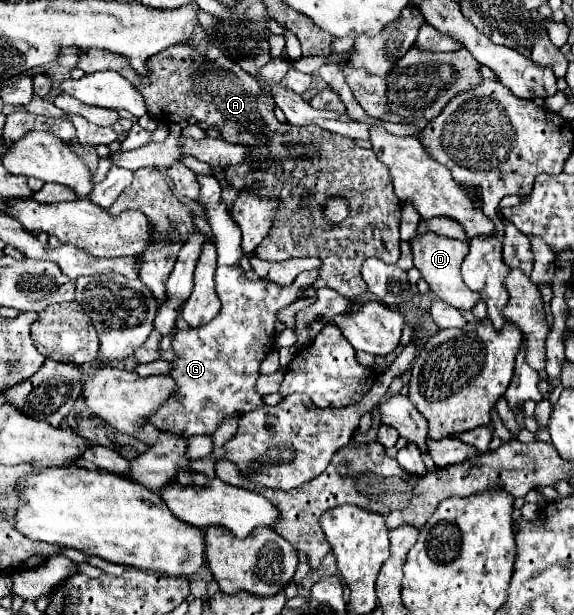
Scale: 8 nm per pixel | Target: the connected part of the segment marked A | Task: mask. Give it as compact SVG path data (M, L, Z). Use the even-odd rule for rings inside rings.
M171 46L159 52L149 60L151 68L151 78L145 80L137 75L127 64L127 61L118 54L113 54L108 50L90 49L83 52L78 59L78 68L86 74L96 71L115 71L135 84L135 88L145 96L147 112L157 120L157 122L183 122L183 120L197 120L207 124L207 128L217 128L219 138L235 144L251 144L251 160L245 160L243 164L223 168L223 180L235 188L235 190L255 190L255 194L273 194L279 200L277 216L271 224L271 230L267 238L255 248L255 256L261 260L289 260L289 258L309 258L315 256L323 264L319 268L319 276L313 282L313 288L331 288L337 290L341 296L353 300L355 296L361 296L367 292L367 284L361 278L361 266L367 258L379 258L387 264L395 264L401 256L399 244L399 224L401 224L401 202L393 192L391 186L391 176L385 164L377 160L373 150L359 148L351 138L335 136L319 126L289 126L281 124L273 110L275 102L271 100L271 94L263 92L259 88L255 78L249 78L231 58L227 58L219 48L211 46L207 48L205 54L201 54L197 48L187 46ZM287 144L307 144L307 148L317 148L315 156L311 160L291 160L287 156ZM331 196L341 196L349 204L349 214L343 222L339 224L329 224L325 222L325 202Z

